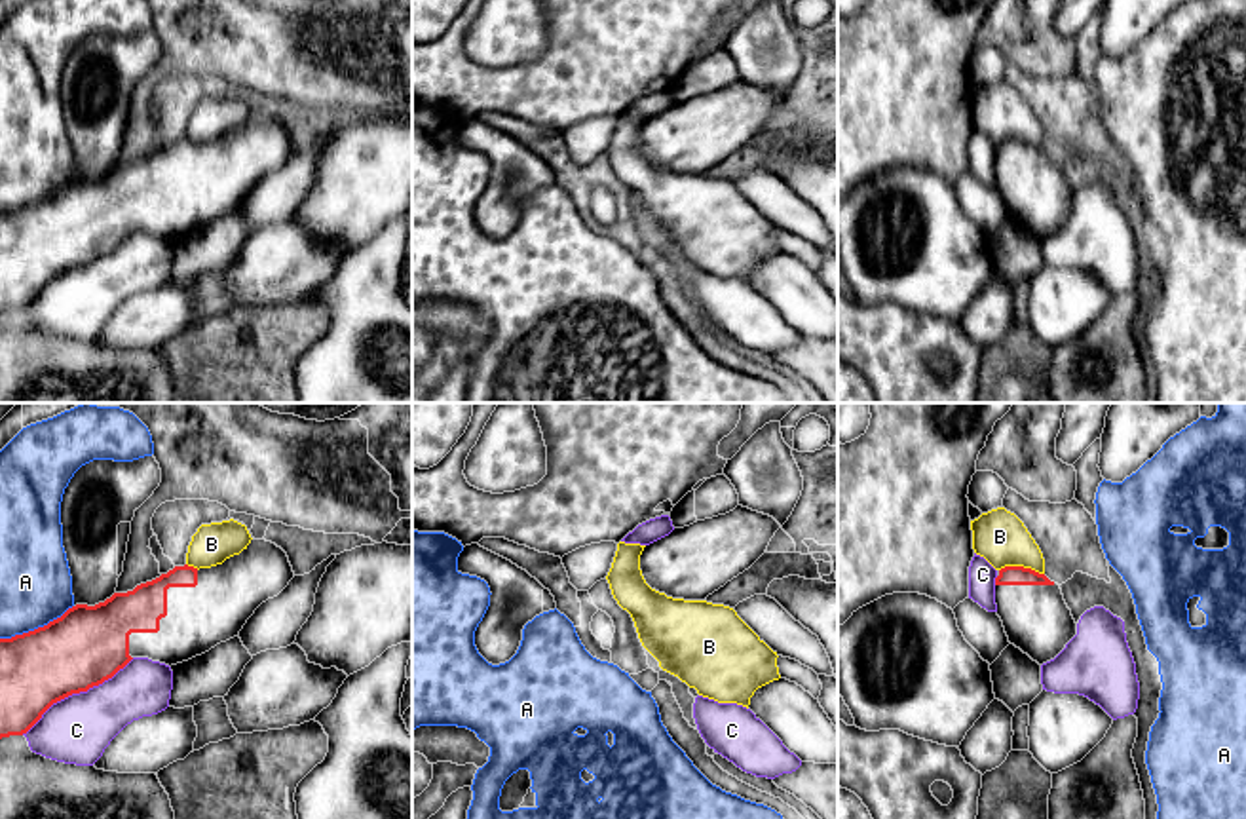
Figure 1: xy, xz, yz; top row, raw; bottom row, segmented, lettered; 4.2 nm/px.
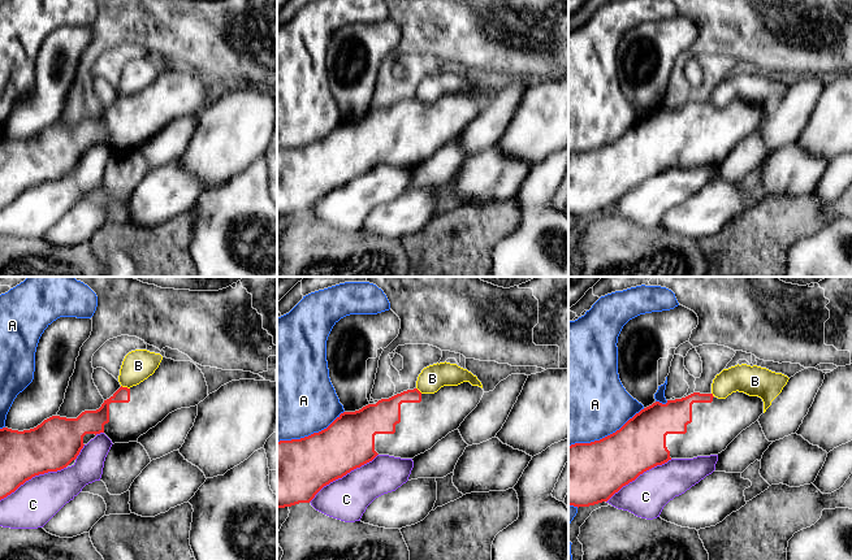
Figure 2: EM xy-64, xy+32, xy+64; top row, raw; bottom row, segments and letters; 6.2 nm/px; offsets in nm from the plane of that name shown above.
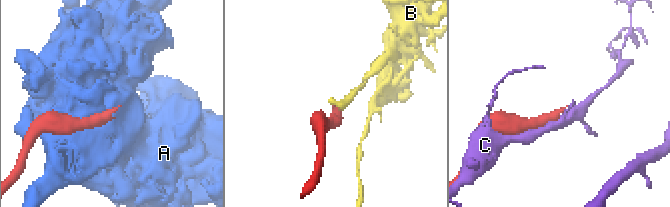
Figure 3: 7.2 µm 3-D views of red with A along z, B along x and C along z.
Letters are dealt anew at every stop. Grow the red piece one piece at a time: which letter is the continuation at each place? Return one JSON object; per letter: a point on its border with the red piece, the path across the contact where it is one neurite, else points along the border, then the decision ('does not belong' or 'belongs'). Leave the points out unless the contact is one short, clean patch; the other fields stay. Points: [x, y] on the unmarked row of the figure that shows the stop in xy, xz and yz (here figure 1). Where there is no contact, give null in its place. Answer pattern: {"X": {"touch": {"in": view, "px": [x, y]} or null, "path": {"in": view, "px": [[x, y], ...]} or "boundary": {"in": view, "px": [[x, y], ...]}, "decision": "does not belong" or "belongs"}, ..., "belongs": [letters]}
{"A": {"touch": {"in": "xy", "px": [38, 202]}, "decision": "does not belong"}, "B": {"touch": {"in": "yz", "px": [1022, 141]}, "boundary": {"in": "yz", "px": [[1000, 143], [1030, 141], [1043, 149]]}, "decision": "does not belong"}, "C": {"touch": {"in": "xy", "px": [76, 266]}, "decision": "does not belong"}, "belongs": []}

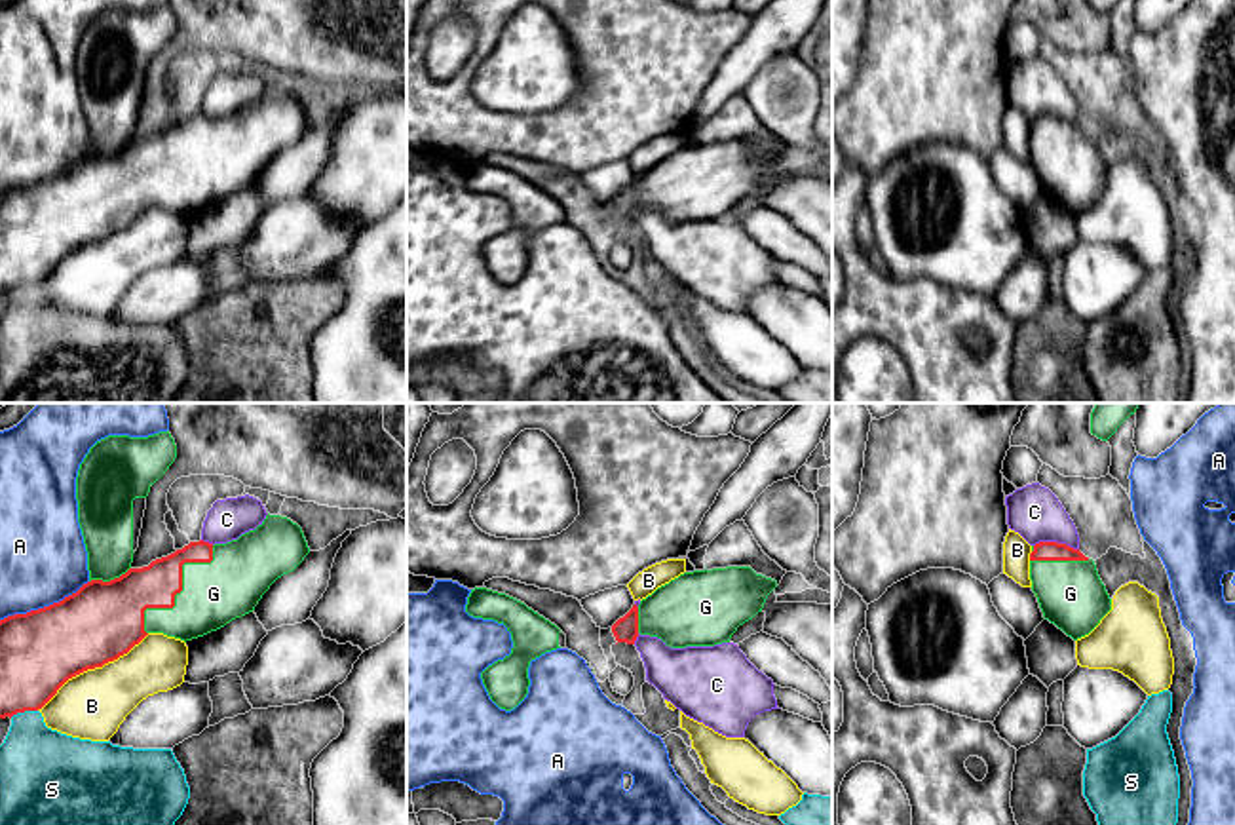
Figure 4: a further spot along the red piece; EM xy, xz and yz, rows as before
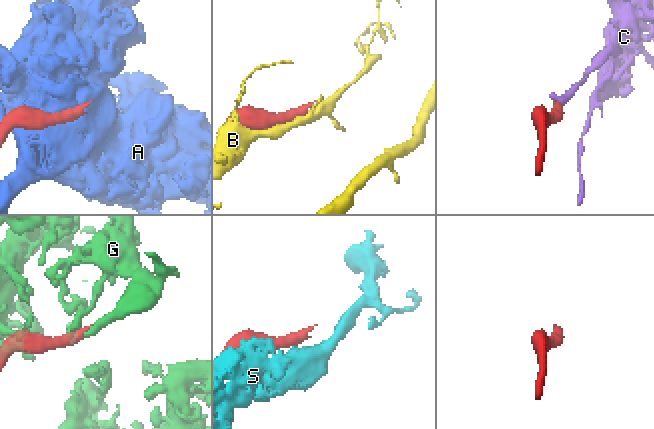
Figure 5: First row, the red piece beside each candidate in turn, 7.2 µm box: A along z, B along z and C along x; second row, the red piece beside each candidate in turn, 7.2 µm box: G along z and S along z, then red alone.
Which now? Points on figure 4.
{"A": {"touch": {"in": "xy", "px": [44, 181]}, "decision": "does not belong"}, "B": {"touch": {"in": "xy", "px": [92, 242]}, "decision": "does not belong"}, "C": {"touch": {"in": "yz", "px": [1057, 116]}, "boundary": {"in": "yz", "px": [[1034, 118], [1064, 116], [1078, 124]]}, "decision": "does not belong"}, "G": {"touch": {"in": "xy", "px": [181, 164]}, "decision": "belongs"}, "S": {"touch": {"in": "xy", "px": [23, 286]}, "decision": "does not belong"}, "belongs": ["G"]}

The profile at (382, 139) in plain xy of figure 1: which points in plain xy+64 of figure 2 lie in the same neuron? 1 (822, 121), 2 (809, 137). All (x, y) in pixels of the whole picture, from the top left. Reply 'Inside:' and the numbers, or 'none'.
Inside: 1, 2

